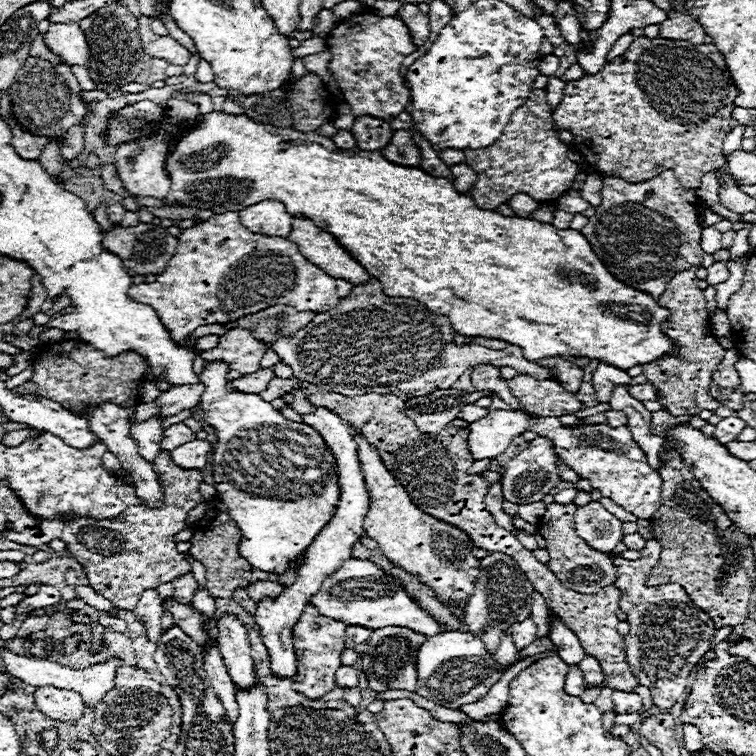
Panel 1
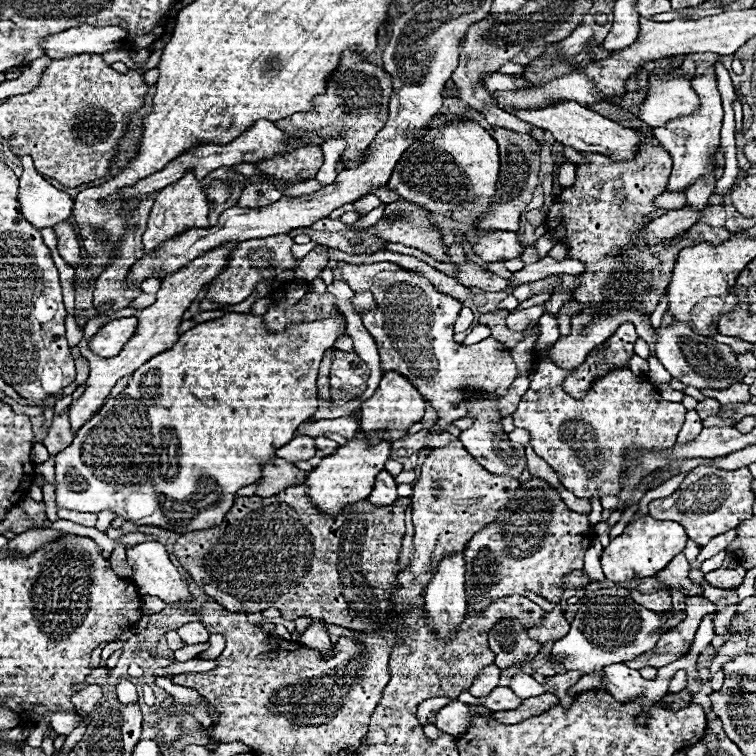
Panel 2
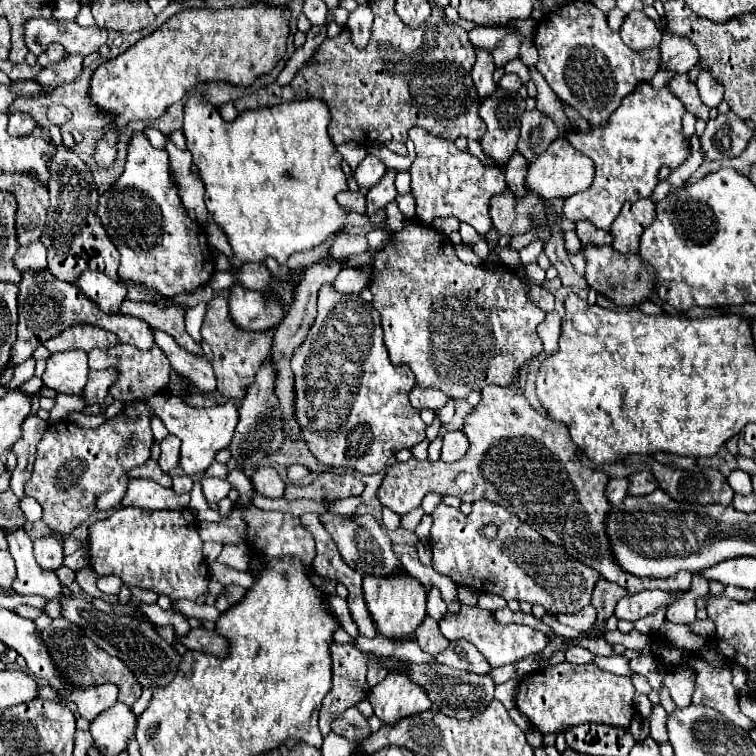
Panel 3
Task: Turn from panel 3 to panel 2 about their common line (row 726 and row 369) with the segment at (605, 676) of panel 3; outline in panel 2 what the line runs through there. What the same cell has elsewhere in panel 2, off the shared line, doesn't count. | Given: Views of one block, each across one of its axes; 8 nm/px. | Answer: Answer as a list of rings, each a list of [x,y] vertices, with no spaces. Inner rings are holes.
[[[540,352],[536,356],[536,372],[530,376],[530,388],[512,414],[514,426],[530,432],[534,452],[558,472],[560,484],[576,498],[602,500],[610,494],[618,496],[622,490],[622,474],[634,466],[634,462],[626,458],[626,450],[672,450],[684,422],[684,406],[680,402],[666,402],[648,378],[634,376],[628,368],[608,372],[582,400],[574,400],[562,390],[562,382],[568,374],[570,370],[562,370],[550,362],[550,352]]]

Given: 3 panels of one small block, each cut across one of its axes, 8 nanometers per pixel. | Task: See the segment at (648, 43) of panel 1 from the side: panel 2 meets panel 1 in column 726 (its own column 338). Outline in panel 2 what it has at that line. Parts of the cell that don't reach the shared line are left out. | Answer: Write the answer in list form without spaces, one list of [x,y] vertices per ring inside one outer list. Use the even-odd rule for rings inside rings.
[[[346,50],[342,54],[342,62],[338,68],[340,70],[336,70],[332,74],[332,78],[328,80],[326,94],[314,98],[316,108],[312,112],[292,114],[292,116],[282,118],[274,124],[280,130],[286,130],[290,134],[296,134],[300,130],[318,132],[326,140],[330,140],[334,136],[342,136],[348,142],[348,148],[344,150],[342,156],[354,160],[360,156],[360,150],[364,150],[372,142],[372,138],[378,134],[378,130],[384,128],[384,122],[388,120],[388,102],[392,96],[392,78],[384,68],[366,62],[362,56],[356,56],[350,50]]]

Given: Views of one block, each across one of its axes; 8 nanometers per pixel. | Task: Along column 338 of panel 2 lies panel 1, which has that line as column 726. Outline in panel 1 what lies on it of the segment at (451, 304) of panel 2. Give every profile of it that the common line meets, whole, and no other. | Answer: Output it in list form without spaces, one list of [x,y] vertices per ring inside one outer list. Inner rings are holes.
[[[716,262],[712,266],[708,266],[708,278],[706,282],[710,286],[716,286],[720,282],[724,282],[728,278],[728,268],[726,268],[726,262]]]

